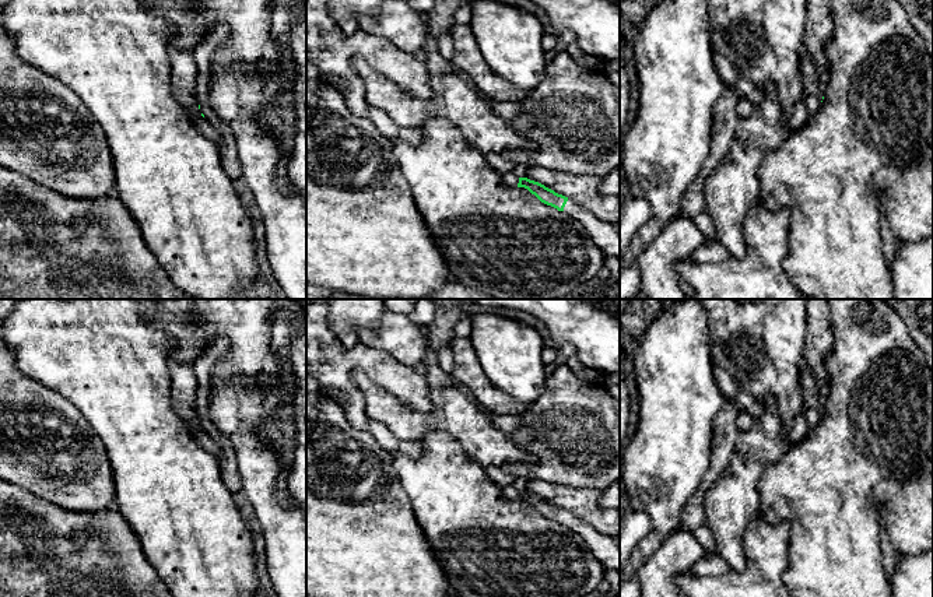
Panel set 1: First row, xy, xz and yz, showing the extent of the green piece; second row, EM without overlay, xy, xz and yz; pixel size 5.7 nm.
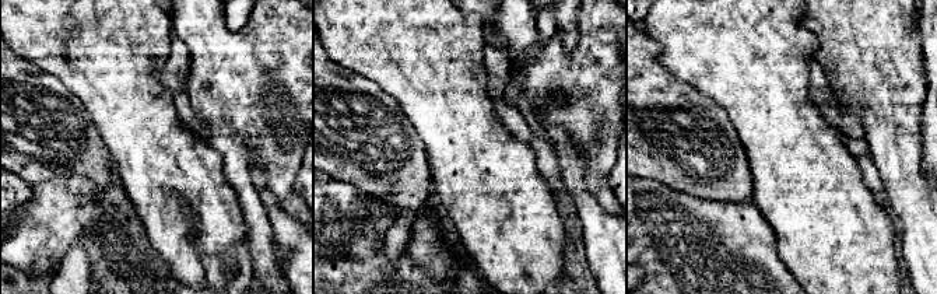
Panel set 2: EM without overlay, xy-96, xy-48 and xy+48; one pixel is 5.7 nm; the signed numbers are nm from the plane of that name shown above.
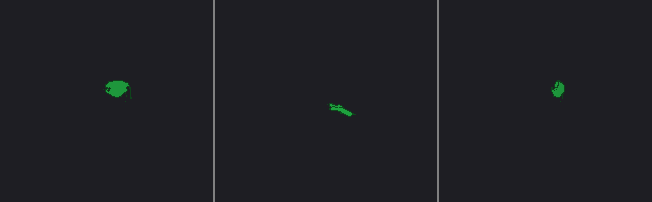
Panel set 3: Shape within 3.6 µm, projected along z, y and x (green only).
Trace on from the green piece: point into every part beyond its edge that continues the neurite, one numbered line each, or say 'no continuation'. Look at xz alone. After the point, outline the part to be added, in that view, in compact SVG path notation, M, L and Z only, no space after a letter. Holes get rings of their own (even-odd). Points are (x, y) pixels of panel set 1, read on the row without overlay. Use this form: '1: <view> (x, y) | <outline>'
1: xz (511, 492) | M513 487L501 488L502 494L509 499L518 499L519 491Z
2: xz (606, 550) | M568 512L564 527L578 534L590 548L606 570L620 572L620 538L607 537L596 531L589 523Z

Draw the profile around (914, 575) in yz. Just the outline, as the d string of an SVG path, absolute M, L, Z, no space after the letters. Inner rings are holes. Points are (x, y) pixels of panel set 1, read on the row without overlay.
M933 551L901 556L890 587L892 597L933 597Z

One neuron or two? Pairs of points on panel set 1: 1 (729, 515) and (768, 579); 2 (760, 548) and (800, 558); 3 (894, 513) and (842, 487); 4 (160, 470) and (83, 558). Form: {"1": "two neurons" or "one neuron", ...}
{"1": "two neurons", "2": "two neurons", "3": "two neurons", "4": "two neurons"}

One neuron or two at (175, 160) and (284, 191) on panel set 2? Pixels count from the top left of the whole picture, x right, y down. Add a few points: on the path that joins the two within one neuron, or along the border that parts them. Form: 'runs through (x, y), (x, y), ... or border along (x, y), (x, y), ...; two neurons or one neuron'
border along (209, 144), (220, 154), (221, 172), (239, 202); two neurons

